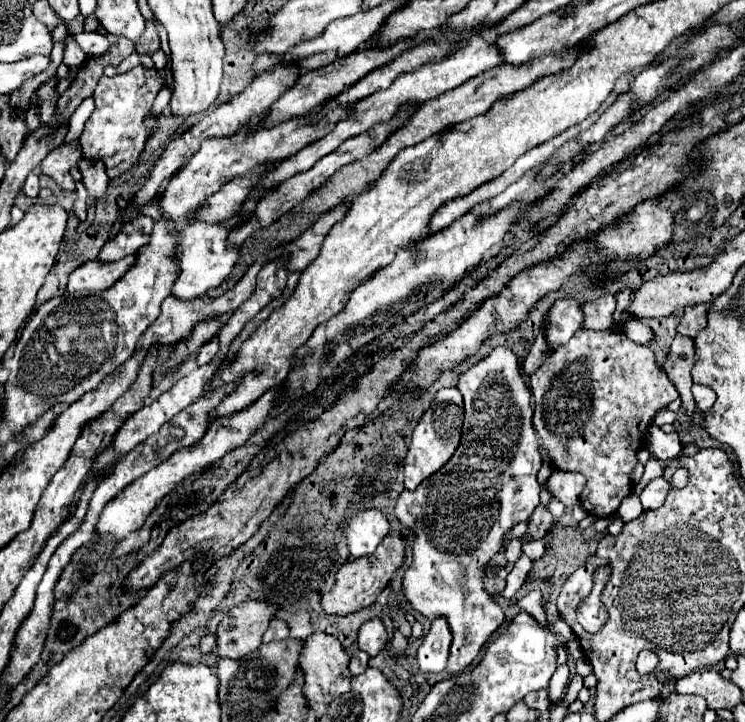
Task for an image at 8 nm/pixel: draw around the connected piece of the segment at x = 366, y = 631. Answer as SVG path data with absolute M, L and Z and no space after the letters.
M368 619L358 629L358 647L374 657L380 649L386 649L386 629L380 619Z

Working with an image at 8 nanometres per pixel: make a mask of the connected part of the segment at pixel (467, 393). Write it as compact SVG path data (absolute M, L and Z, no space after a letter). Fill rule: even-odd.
M494 347L482 361L460 375L458 389L464 397L466 411L456 453L440 471L424 479L414 493L404 489L396 501L396 517L402 525L416 533L414 563L406 569L402 579L404 595L422 615L432 619L436 615L444 615L448 625L452 625L453 639L446 667L450 673L460 673L472 665L490 633L506 621L502 609L484 591L482 569L498 553L502 535L532 515L542 491L536 479L536 473L542 467L542 455L536 431L532 429L530 389L522 379L518 357L508 347Z

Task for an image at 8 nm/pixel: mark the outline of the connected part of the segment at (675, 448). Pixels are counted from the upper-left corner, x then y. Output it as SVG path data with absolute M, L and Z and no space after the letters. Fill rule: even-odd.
M652 425L648 431L648 451L662 459L664 463L670 463L678 457L682 451L682 441L678 433L664 433L660 427Z

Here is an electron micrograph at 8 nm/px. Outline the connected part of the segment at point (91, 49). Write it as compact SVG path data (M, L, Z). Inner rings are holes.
M80 31L80 33L74 33L72 39L78 43L78 47L88 53L88 55L98 55L98 53L104 53L108 49L108 41L106 37L98 35L96 31Z

